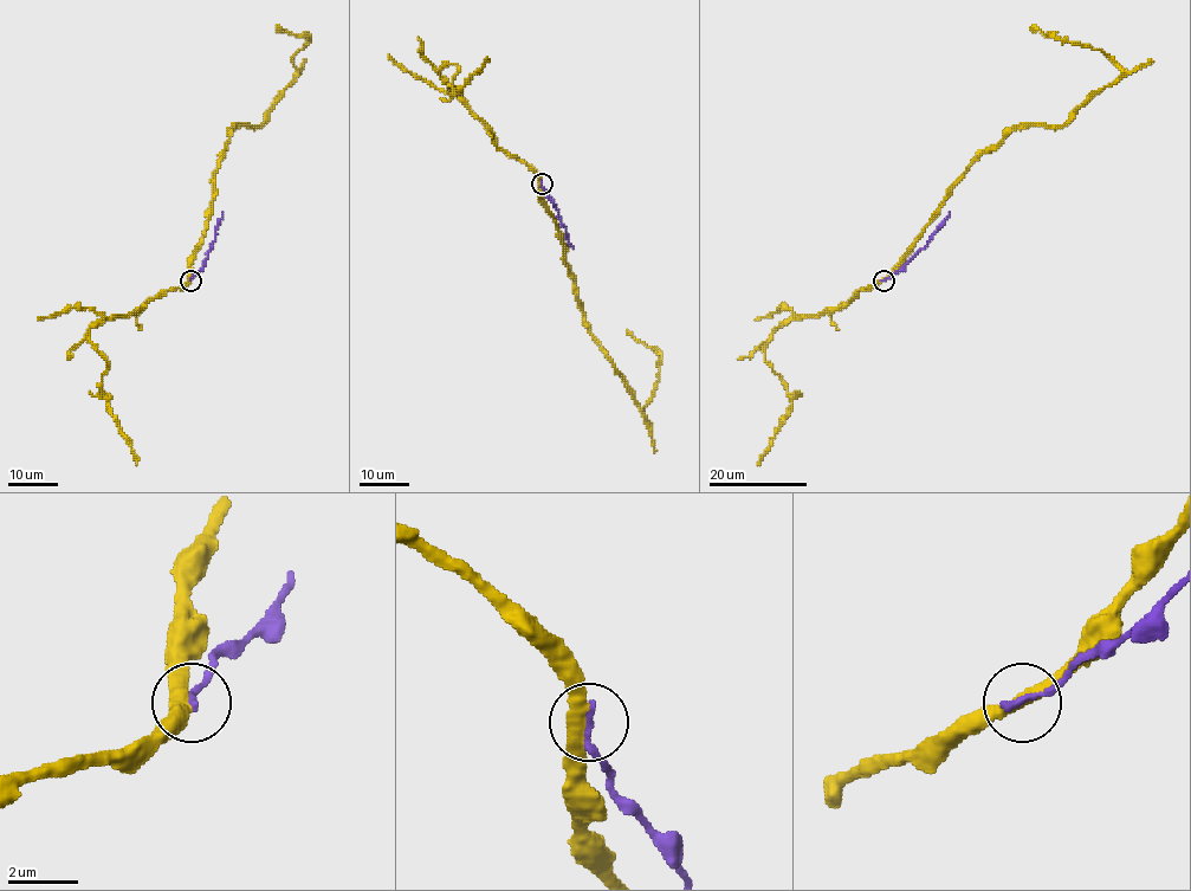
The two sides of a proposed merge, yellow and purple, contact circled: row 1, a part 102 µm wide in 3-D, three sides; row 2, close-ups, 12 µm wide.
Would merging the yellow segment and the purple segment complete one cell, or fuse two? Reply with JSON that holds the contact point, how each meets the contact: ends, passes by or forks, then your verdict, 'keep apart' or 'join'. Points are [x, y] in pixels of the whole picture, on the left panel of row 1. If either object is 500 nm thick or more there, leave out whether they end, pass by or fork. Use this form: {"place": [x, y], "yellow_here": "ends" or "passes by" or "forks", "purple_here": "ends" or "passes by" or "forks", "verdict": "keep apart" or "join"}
{"place": [191, 281], "yellow_here": "passes by", "purple_here": "ends", "verdict": "keep apart"}

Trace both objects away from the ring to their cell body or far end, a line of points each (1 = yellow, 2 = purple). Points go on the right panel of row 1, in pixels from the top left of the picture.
1: (884, 279), (977, 159), (1014, 130), (1062, 126), (1121, 75), (1101, 50), (1055, 39), (1030, 26)
2: (884, 279), (921, 249), (950, 212)

